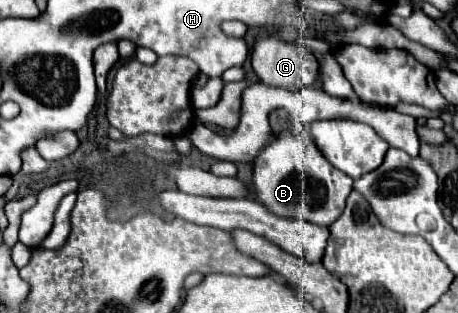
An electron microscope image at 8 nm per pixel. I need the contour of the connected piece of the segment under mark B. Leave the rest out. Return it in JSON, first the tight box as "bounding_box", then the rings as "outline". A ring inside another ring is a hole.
{"bounding_box":[250,130,352,226],"outline":[[[310,130],[300,136],[290,132],[280,134],[272,144],[268,144],[254,160],[254,176],[250,194],[268,212],[282,218],[304,218],[318,226],[330,226],[344,210],[346,198],[352,192],[352,178],[344,172],[332,168],[320,150],[312,144]]]}

